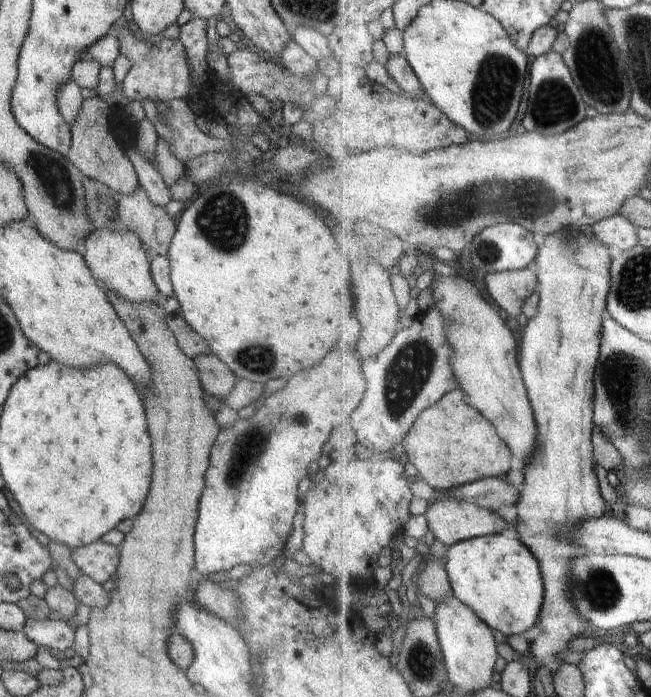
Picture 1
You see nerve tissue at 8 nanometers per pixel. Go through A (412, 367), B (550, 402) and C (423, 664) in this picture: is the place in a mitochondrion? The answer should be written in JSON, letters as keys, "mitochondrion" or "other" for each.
{"A":"mitochondrion","B":"other","C":"mitochondrion"}

